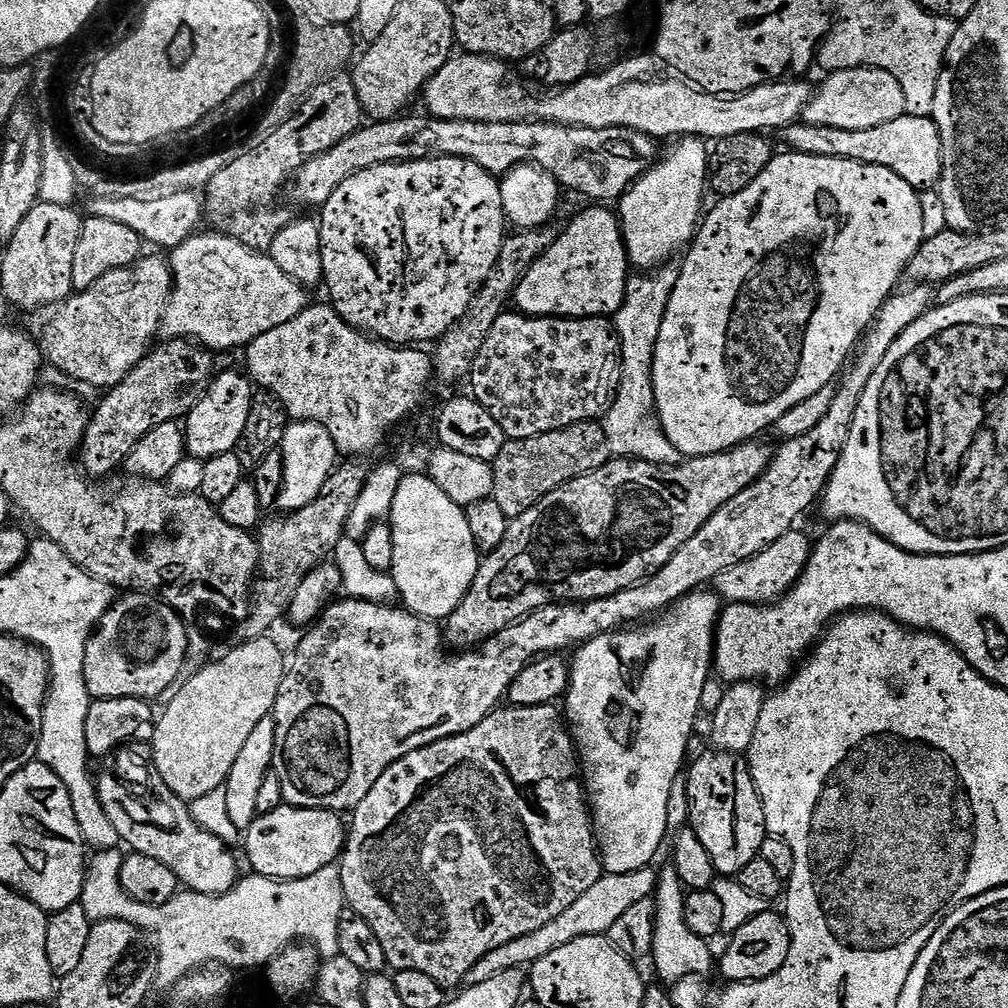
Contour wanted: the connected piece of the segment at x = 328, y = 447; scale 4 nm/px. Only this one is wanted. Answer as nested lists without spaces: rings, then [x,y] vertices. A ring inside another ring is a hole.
[[[292,420],[289,423],[284,429],[279,452],[284,459],[284,477],[278,507],[280,506],[281,513],[291,514],[310,506],[310,502],[318,498],[322,486],[326,486],[326,482],[338,467],[338,453],[329,431],[318,422],[309,420]]]

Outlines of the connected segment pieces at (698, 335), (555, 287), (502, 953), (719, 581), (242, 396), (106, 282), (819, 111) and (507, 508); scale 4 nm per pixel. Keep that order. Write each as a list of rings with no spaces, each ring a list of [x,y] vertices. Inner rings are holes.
[[[784,150],[781,156],[780,153],[773,155],[766,170],[762,170],[762,174],[758,174],[758,178],[754,178],[754,182],[750,182],[746,190],[716,202],[720,204],[714,205],[712,213],[703,217],[683,257],[685,260],[679,265],[680,277],[670,294],[653,354],[652,380],[656,411],[662,417],[662,427],[670,434],[674,447],[684,454],[695,454],[699,457],[714,456],[727,452],[738,444],[749,443],[753,438],[759,437],[756,435],[763,428],[771,429],[776,420],[786,414],[786,410],[806,402],[806,398],[829,387],[841,375],[854,349],[861,343],[864,333],[880,313],[880,307],[897,291],[904,275],[904,267],[908,265],[910,258],[914,258],[926,239],[924,208],[920,205],[920,196],[917,189],[898,178],[892,170],[859,164],[853,160],[807,156],[801,152]]]
[[[588,206],[568,224],[564,233],[530,266],[516,288],[514,304],[525,316],[557,318],[608,318],[623,304],[630,277],[630,261],[615,211]]]
[[[652,866],[630,874],[601,875],[600,880],[594,882],[594,886],[590,886],[590,890],[586,890],[586,894],[582,894],[582,898],[574,902],[574,906],[562,910],[562,914],[558,914],[554,922],[546,922],[542,930],[534,930],[522,938],[511,940],[506,946],[495,948],[490,954],[483,956],[469,970],[467,983],[478,984],[494,978],[494,974],[527,969],[542,958],[546,958],[550,950],[558,950],[558,946],[566,946],[566,942],[574,942],[574,938],[605,935],[610,930],[610,926],[618,922],[622,913],[630,910],[630,906],[634,906],[634,902],[647,900],[655,893],[657,879],[657,869]]]
[[[799,530],[788,532],[778,542],[774,542],[766,550],[762,550],[754,558],[746,562],[738,562],[738,566],[730,566],[714,581],[714,591],[721,601],[728,604],[770,604],[780,599],[795,584],[802,574],[810,555],[810,540]]]
[[[224,372],[213,379],[198,406],[190,410],[182,424],[184,447],[191,459],[206,461],[236,451],[236,444],[242,438],[242,430],[246,430],[246,418],[250,418],[254,403],[252,392],[254,393],[254,385],[244,374],[239,376],[236,372]]]
[[[145,255],[128,268],[119,268],[106,278],[100,278],[84,292],[68,297],[63,304],[55,305],[48,325],[40,332],[38,347],[41,357],[48,360],[64,376],[77,380],[80,384],[89,384],[92,388],[107,390],[120,384],[130,370],[138,367],[153,347],[152,339],[157,339],[160,331],[160,319],[164,317],[164,308],[172,290],[172,274],[167,263]]]
[[[851,68],[834,72],[823,77],[824,85],[812,93],[810,102],[804,108],[803,123],[834,130],[874,130],[885,122],[905,115],[906,94],[898,86],[894,74],[877,68]]]
[[[600,422],[575,424],[556,432],[538,434],[534,438],[514,440],[505,443],[503,450],[491,461],[491,499],[498,502],[509,518],[515,518],[533,508],[543,496],[549,496],[555,488],[593,472],[609,460],[606,434]]]

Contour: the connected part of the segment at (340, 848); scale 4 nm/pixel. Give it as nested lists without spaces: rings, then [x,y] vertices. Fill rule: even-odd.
[[[281,806],[270,814],[257,816],[242,840],[252,863],[251,871],[272,880],[301,880],[336,864],[346,847],[346,824],[340,820],[343,819],[334,812],[291,806]]]

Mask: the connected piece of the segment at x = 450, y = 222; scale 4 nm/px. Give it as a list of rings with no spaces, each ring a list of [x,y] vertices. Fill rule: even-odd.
[[[458,159],[415,160],[409,164],[387,164],[386,166],[374,166],[370,170],[362,170],[362,174],[354,174],[354,178],[346,178],[346,182],[342,182],[338,190],[334,190],[330,202],[326,202],[319,213],[318,223],[320,225],[322,270],[324,271],[322,284],[323,287],[328,287],[329,298],[327,299],[330,301],[330,307],[349,327],[391,346],[424,346],[420,344],[428,343],[431,345],[447,334],[459,322],[462,314],[466,314],[482,282],[490,278],[490,270],[494,270],[494,262],[498,262],[498,250],[502,250],[502,242],[506,235],[502,194],[497,179],[489,176],[488,172],[469,160]],[[404,300],[409,300],[412,304],[432,304],[432,309],[420,316],[418,309],[404,308]]]

